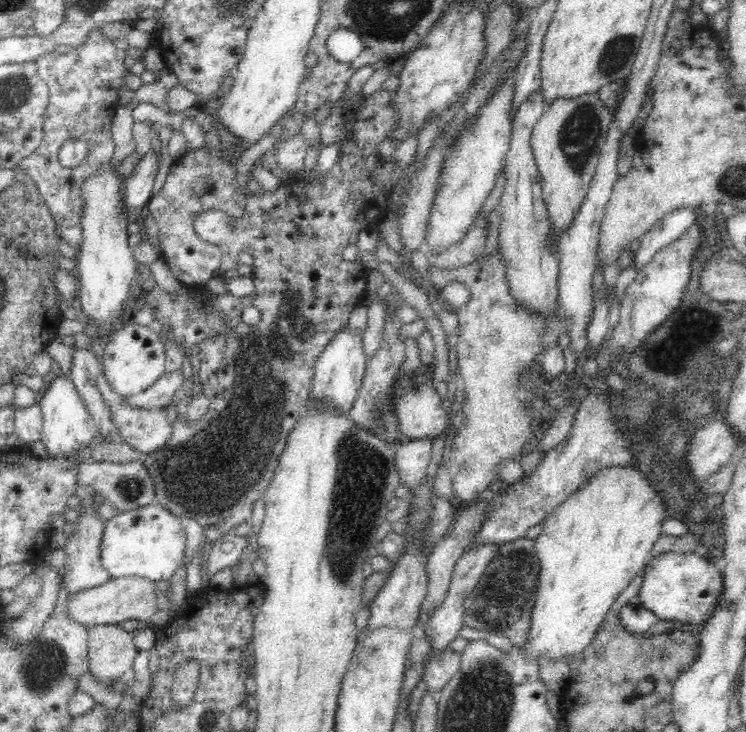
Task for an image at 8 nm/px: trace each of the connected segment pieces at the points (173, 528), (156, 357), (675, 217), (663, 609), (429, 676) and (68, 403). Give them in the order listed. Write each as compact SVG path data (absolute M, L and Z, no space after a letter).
M160 504L140 506L136 510L117 512L116 515L104 522L105 528L101 542L101 564L110 573L111 578L141 576L148 580L170 580L183 564L186 551L187 535L182 527L181 520L170 510Z
M128 322L120 330L114 330L109 336L102 356L103 375L108 379L112 390L120 396L132 396L142 392L153 382L156 382L165 371L165 348L160 335L152 331L148 325Z
M694 207L672 210L664 215L641 236L638 252L633 258L633 266L637 269L644 268L658 250L678 240L696 222L695 216Z
M664 552L648 560L637 597L638 603L654 612L659 620L690 623L701 628L714 616L715 604L722 589L723 574L703 553Z
M450 647L426 658L422 679L427 692L442 690L460 668L460 653Z
M59 375L51 382L48 390L40 400L43 416L43 428L40 440L52 458L77 458L76 450L82 450L94 444L94 429L90 424L88 409L78 394L71 377Z

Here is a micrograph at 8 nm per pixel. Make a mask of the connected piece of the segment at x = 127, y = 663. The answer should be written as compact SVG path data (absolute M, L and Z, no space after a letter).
M102 624L88 629L89 671L95 680L106 687L112 681L117 681L128 668L132 668L133 660L139 651L134 645L132 634L124 632L120 625Z

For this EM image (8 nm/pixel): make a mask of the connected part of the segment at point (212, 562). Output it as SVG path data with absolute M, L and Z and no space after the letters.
M234 532L227 533L210 545L208 558L208 573L214 575L224 568L234 566L239 560L244 548L250 544L250 536L236 536Z

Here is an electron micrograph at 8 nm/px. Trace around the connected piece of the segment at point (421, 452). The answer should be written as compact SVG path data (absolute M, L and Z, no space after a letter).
M422 437L419 439L405 439L395 448L395 465L400 477L399 483L410 489L410 491L414 490L416 485L422 484L424 477L427 476L426 470L428 470L430 458L432 458L432 445L432 438Z

